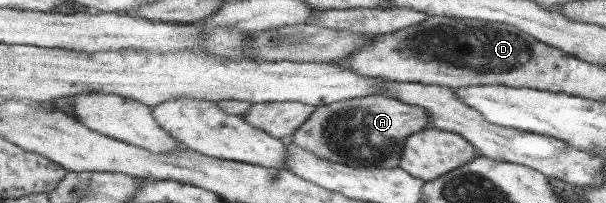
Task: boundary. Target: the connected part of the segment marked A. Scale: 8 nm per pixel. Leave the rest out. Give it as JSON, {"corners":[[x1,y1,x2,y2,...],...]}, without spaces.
{"corners":[[375,94,314,107,314,114,295,130,292,140,303,151,322,159,373,171,397,167,405,138,428,126,429,115,421,107]]}

